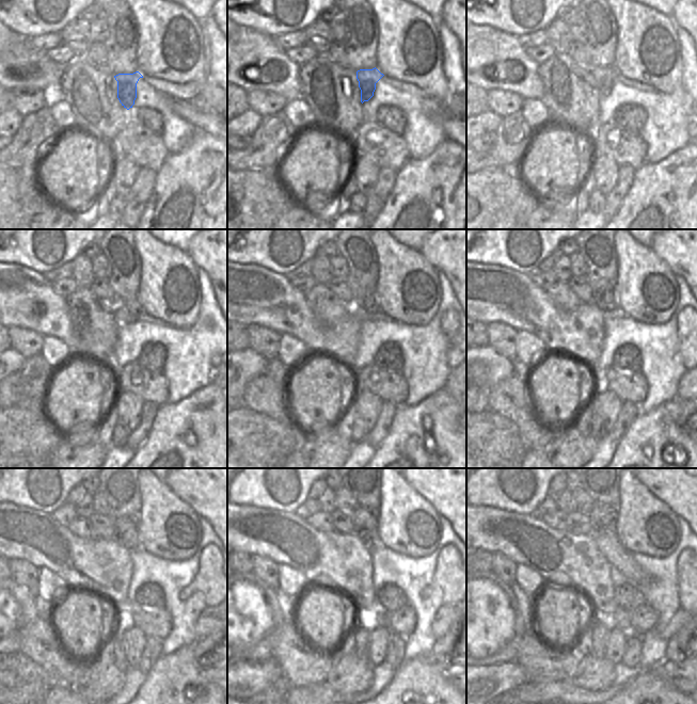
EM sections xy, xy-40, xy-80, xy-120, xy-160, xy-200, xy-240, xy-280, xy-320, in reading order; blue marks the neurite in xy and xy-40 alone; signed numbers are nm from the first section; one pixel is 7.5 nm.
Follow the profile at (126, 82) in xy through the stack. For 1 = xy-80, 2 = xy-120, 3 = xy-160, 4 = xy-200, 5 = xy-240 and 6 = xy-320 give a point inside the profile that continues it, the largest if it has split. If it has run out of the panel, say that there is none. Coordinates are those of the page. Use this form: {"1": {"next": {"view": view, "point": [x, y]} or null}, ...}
{"1": {"next": {"view": "xy-80", "point": [605, 77]}}, "2": {"next": {"view": "xy-120", "point": [126, 312]}}, "3": {"next": {"view": "xy-160", "point": [367, 304]}}, "4": {"next": {"view": "xy-200", "point": [605, 298]}}, "5": {"next": {"view": "xy-240", "point": [126, 531]}}, "6": {"next": {"view": "xy-320", "point": [603, 517]}}}

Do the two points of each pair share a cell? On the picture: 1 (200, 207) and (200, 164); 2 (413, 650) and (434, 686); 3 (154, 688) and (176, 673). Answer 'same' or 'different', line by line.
1: same
2: different
3: same

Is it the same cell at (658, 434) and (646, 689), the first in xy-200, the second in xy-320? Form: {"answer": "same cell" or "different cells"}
{"answer": "same cell"}

